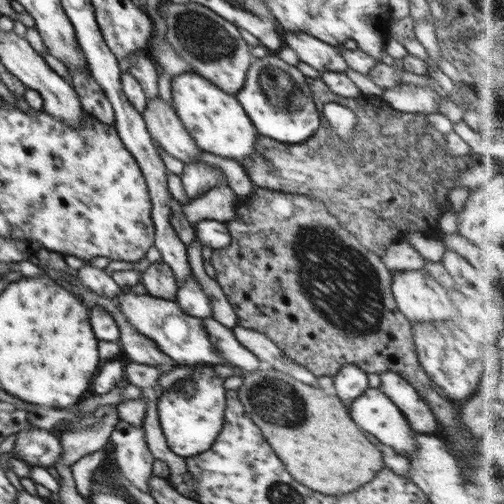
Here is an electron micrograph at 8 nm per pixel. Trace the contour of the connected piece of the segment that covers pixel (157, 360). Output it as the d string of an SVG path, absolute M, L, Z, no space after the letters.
M70 269L70 274L74 276L72 284L76 286L76 292L95 306L104 306L116 320L121 334L118 343L121 345L122 357L126 361L158 367L162 374L168 373L178 366L178 362L174 362L168 354L164 354L153 340L138 332L130 321L124 319L124 313L118 309L118 295L105 297L90 290L86 291L82 281L78 279L77 271Z

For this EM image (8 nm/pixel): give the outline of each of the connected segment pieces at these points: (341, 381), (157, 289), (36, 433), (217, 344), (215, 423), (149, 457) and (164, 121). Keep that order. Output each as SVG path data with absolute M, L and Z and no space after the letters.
M343 364L340 370L332 376L332 392L340 399L353 402L369 387L368 375L360 367L353 364Z
M163 261L150 264L142 273L142 282L148 294L166 300L177 300L179 284L174 271Z
M24 428L16 433L15 458L26 461L30 466L53 466L60 460L62 443L56 431L44 428Z
M213 316L204 318L202 321L204 321L204 327L210 335L210 341L212 341L216 353L220 353L228 363L232 363L232 365L236 365L246 372L260 370L265 367L254 353L240 344L232 329L222 325Z
M195 367L178 388L173 386L158 400L158 421L168 448L181 457L194 457L212 446L224 424L225 388L224 377L214 367Z
M120 420L112 430L110 442L114 444L114 460L122 476L140 491L150 493L155 458L146 444L144 427Z
M160 96L150 98L142 116L149 136L170 156L184 164L199 160L203 151L186 131L184 124L168 102Z

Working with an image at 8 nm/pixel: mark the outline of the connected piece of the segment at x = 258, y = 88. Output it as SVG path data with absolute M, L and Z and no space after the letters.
M276 53L255 58L248 68L246 84L237 92L236 97L259 135L280 143L304 142L321 124L306 77L297 67L286 64Z

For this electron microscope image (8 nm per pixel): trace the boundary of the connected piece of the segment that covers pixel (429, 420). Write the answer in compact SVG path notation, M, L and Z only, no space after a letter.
M394 371L381 372L379 375L379 390L382 390L400 408L416 433L431 434L440 429L429 404L418 395L404 377Z

